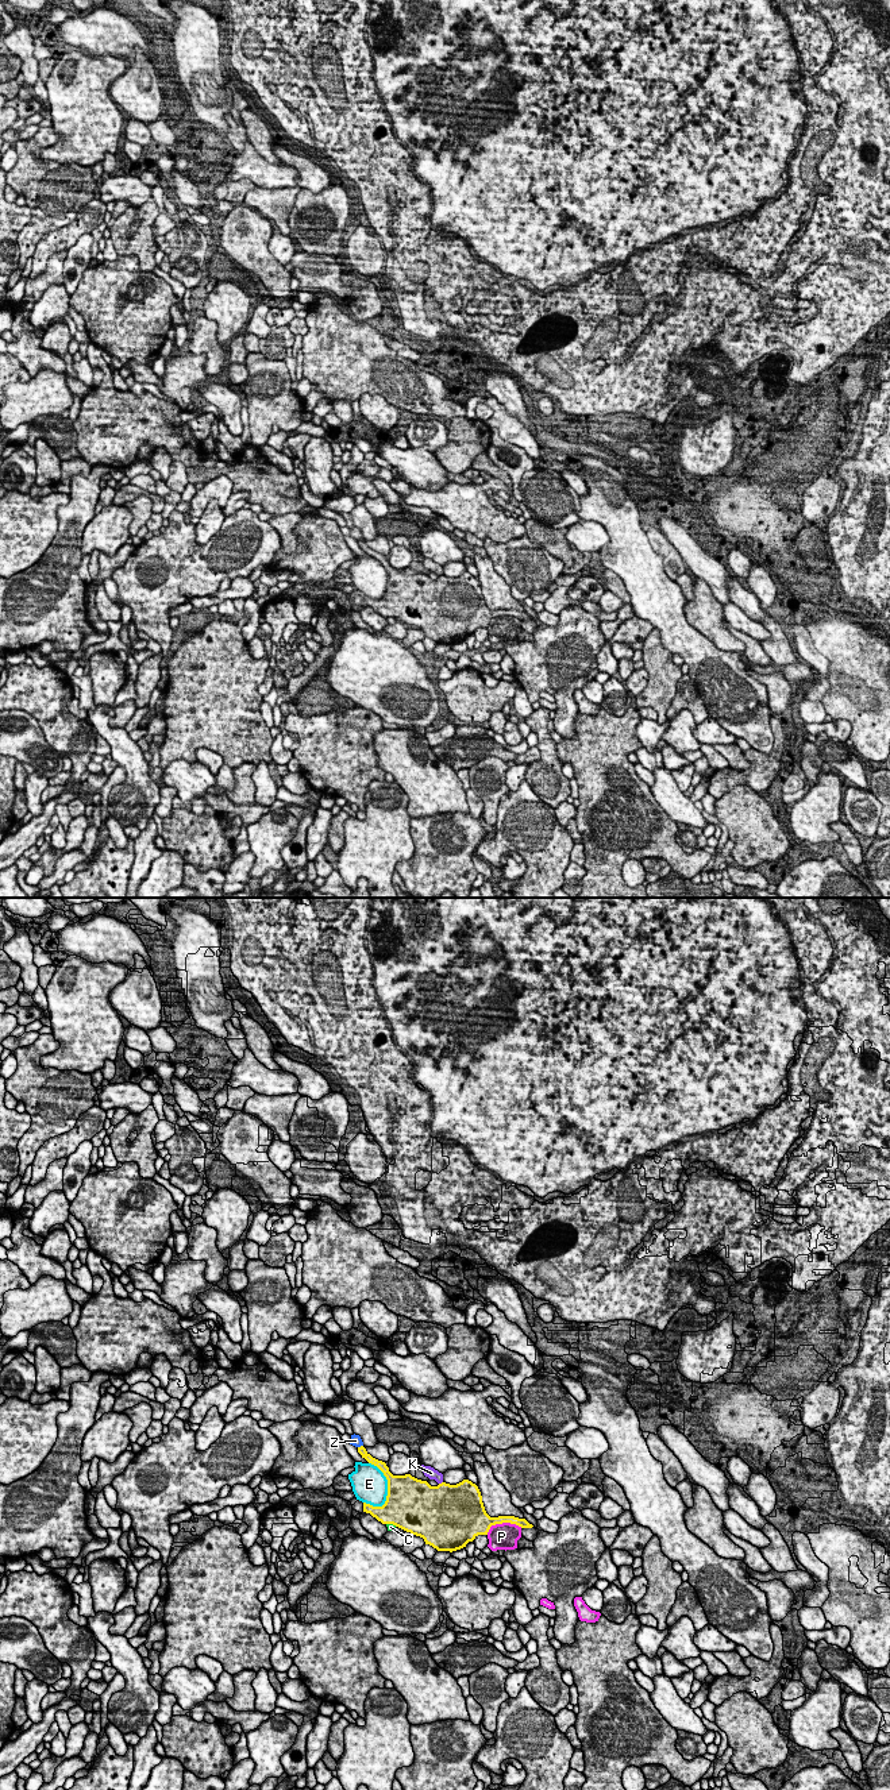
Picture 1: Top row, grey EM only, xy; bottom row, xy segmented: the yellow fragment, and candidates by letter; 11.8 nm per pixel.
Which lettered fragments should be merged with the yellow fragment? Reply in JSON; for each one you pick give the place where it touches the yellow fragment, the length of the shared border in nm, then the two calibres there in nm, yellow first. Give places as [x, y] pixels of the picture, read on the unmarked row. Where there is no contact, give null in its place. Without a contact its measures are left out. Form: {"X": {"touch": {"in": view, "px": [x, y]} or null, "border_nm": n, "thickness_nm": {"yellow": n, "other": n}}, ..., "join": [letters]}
{"join": []}

